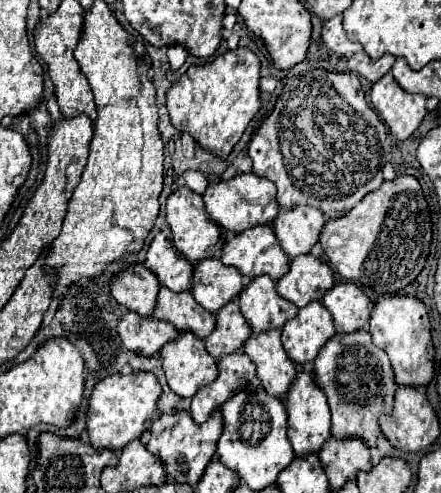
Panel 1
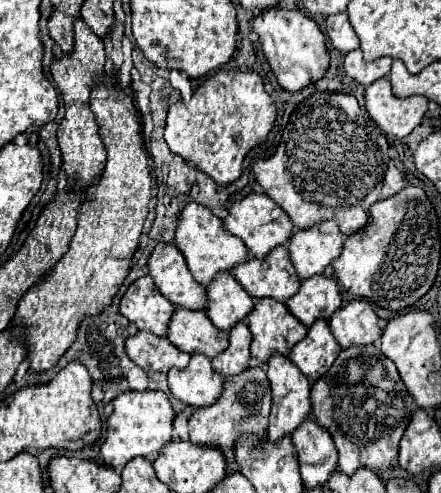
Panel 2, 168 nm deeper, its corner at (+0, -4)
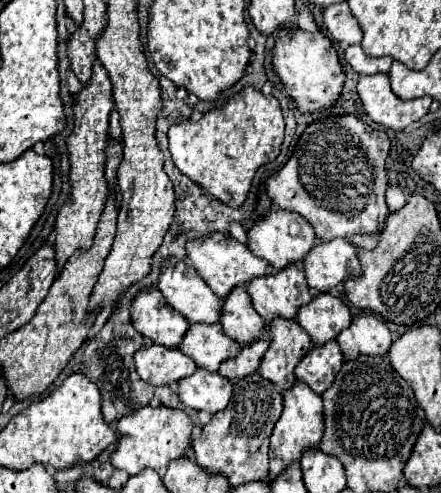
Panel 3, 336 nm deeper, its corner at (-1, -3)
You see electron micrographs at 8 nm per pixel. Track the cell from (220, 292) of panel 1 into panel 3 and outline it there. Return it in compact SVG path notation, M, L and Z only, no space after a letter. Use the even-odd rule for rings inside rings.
M236 286L228 298L224 298L224 310L220 316L220 324L224 334L240 344L254 342L262 338L266 322L256 314L252 300L246 292L246 286Z

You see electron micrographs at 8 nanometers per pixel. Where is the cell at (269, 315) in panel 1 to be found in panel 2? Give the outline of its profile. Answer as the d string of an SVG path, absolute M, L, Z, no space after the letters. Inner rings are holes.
M259 299L255 311L247 317L247 325L253 333L251 357L263 365L275 353L287 357L291 347L307 335L303 323L299 323L283 303L275 303L275 299Z

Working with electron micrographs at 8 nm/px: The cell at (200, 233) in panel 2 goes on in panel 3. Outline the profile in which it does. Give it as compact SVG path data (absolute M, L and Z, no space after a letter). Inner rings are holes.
M210 232L210 234L204 234L202 238L188 240L186 256L192 262L192 266L196 268L196 272L200 274L200 278L204 278L204 282L220 298L224 298L234 286L246 284L254 276L272 274L272 266L268 266L268 262L264 262L262 258L254 256L248 250L246 244L240 244L238 240L234 240L232 236L228 236L224 232Z

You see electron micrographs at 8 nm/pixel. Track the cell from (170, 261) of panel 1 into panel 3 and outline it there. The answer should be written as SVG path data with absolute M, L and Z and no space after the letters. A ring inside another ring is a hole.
M168 256L160 260L160 280L158 280L158 290L164 294L166 302L178 310L182 316L188 318L188 322L204 322L212 324L220 320L222 314L222 302L220 298L210 290L210 286L198 276L198 272L182 258Z

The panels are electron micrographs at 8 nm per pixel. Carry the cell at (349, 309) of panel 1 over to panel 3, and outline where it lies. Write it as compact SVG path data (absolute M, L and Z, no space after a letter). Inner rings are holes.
M364 312L352 320L348 328L344 328L336 342L344 358L356 358L358 354L386 354L392 344L392 334L388 326L378 320L376 314Z

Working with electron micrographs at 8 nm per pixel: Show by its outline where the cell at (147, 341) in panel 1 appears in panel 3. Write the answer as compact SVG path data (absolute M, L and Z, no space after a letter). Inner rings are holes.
M158 344L142 346L134 354L134 366L140 378L154 386L178 382L180 378L186 378L196 370L196 362L192 358L188 358L180 350L168 350L166 346Z

